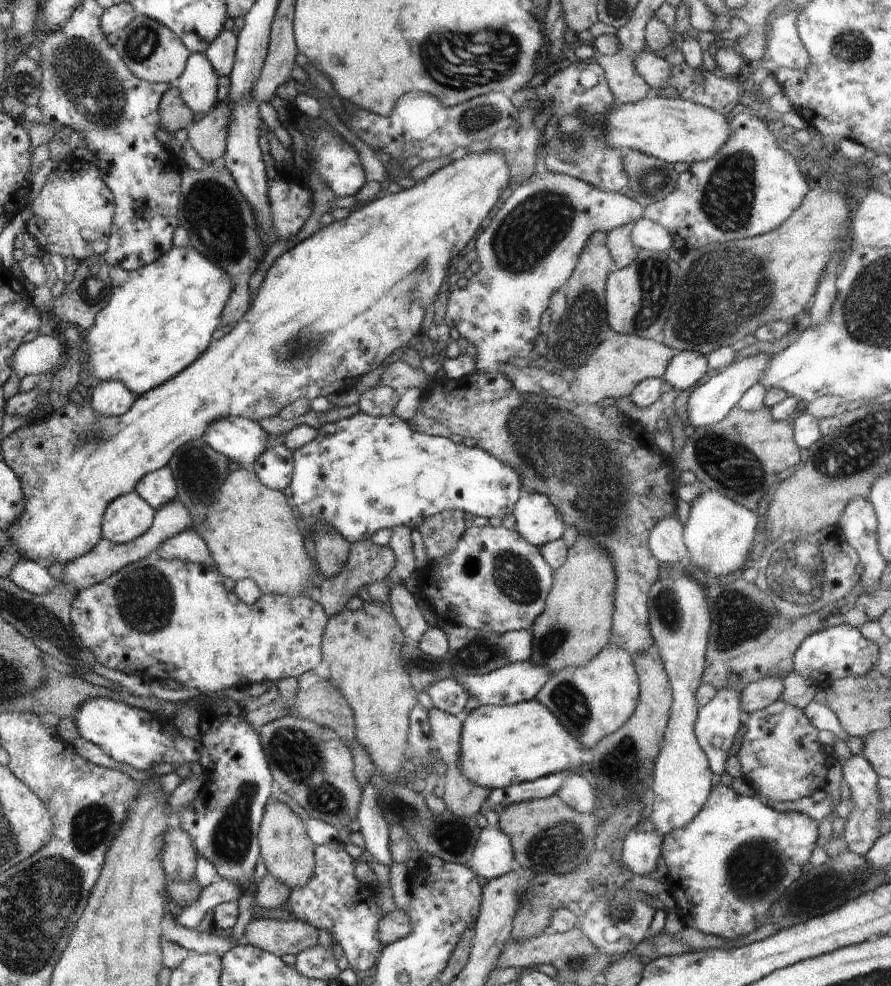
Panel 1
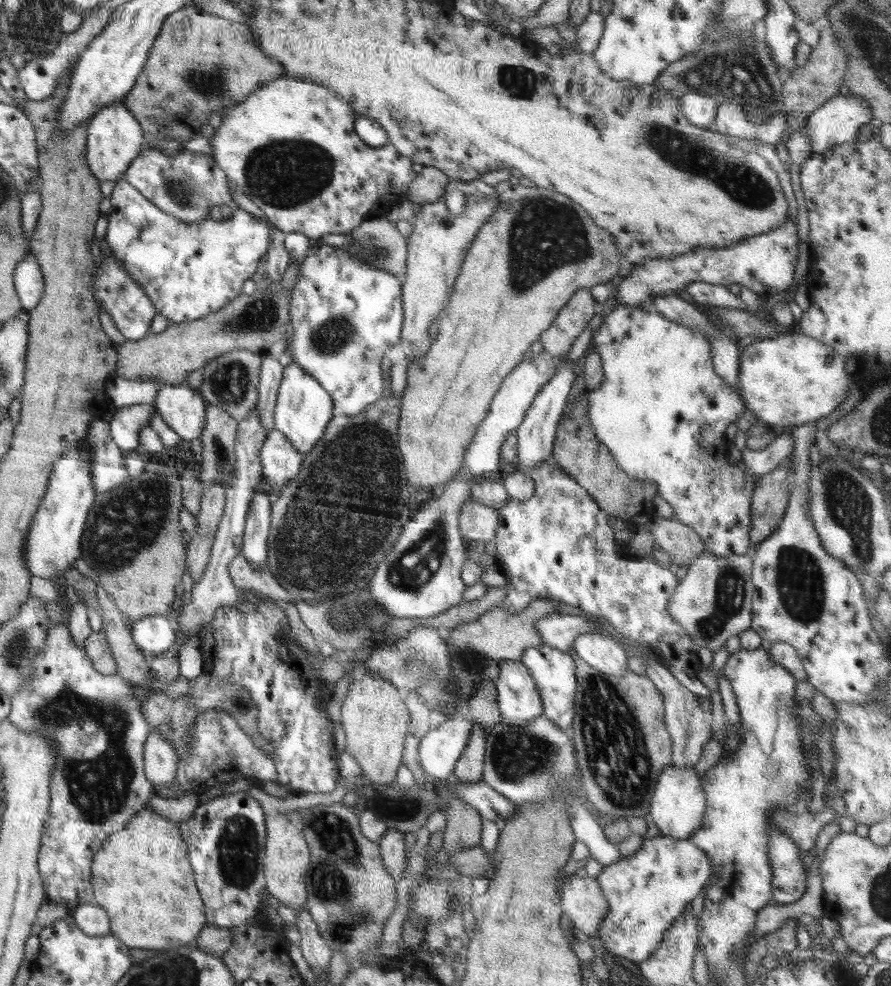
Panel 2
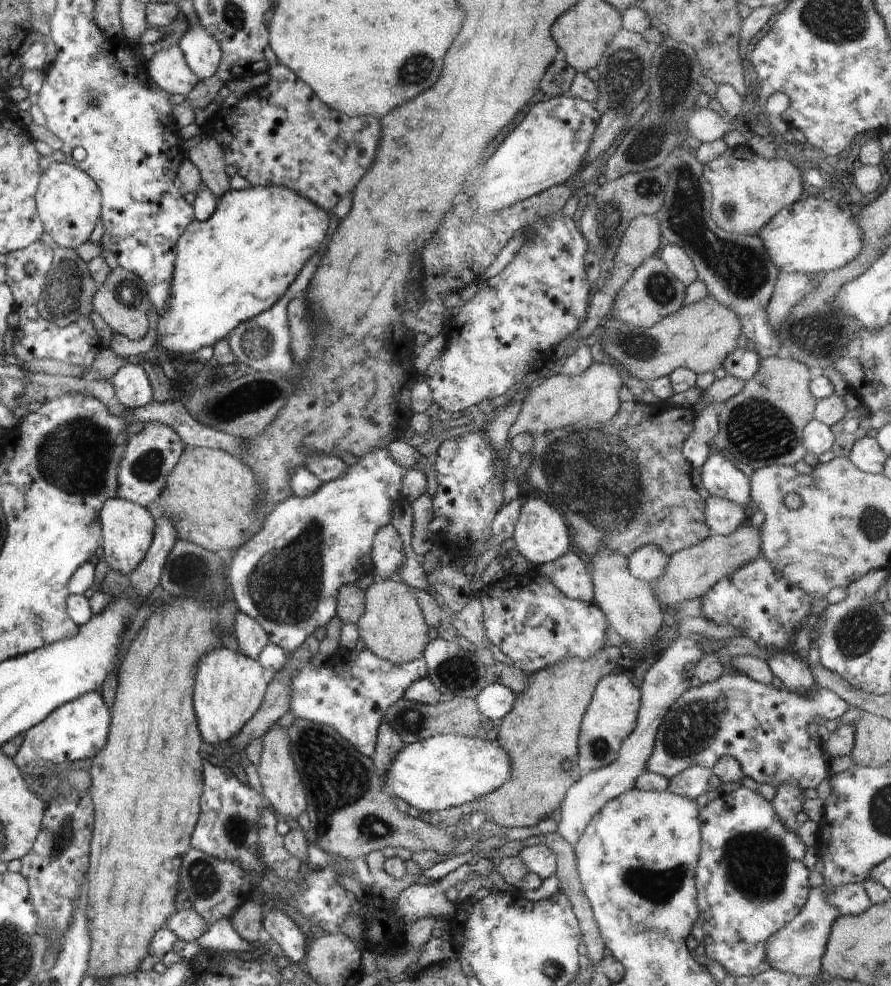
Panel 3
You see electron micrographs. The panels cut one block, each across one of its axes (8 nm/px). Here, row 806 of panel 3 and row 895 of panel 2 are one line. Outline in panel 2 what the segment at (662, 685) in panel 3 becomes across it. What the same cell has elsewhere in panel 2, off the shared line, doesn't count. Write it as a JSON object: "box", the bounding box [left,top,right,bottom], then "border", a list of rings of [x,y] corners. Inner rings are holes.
{"box":[560,875,609,937],"border":[[[570,875],[560,884],[561,909],[578,931],[594,937],[609,906],[596,877]]]}

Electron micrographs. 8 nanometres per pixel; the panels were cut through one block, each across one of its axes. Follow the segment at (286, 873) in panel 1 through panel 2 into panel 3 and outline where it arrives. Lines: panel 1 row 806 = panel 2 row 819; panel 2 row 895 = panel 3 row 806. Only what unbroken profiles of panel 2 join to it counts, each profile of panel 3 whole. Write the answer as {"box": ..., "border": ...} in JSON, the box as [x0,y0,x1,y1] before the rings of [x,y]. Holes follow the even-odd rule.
{"box":[257,724,308,820],"border":[[[275,724],[262,737],[261,761],[258,764],[257,772],[262,783],[262,792],[267,798],[267,803],[271,805],[270,808],[278,810],[286,818],[304,820],[308,803],[304,785],[300,780],[296,764],[294,764],[293,753],[290,752],[287,728]]]}

